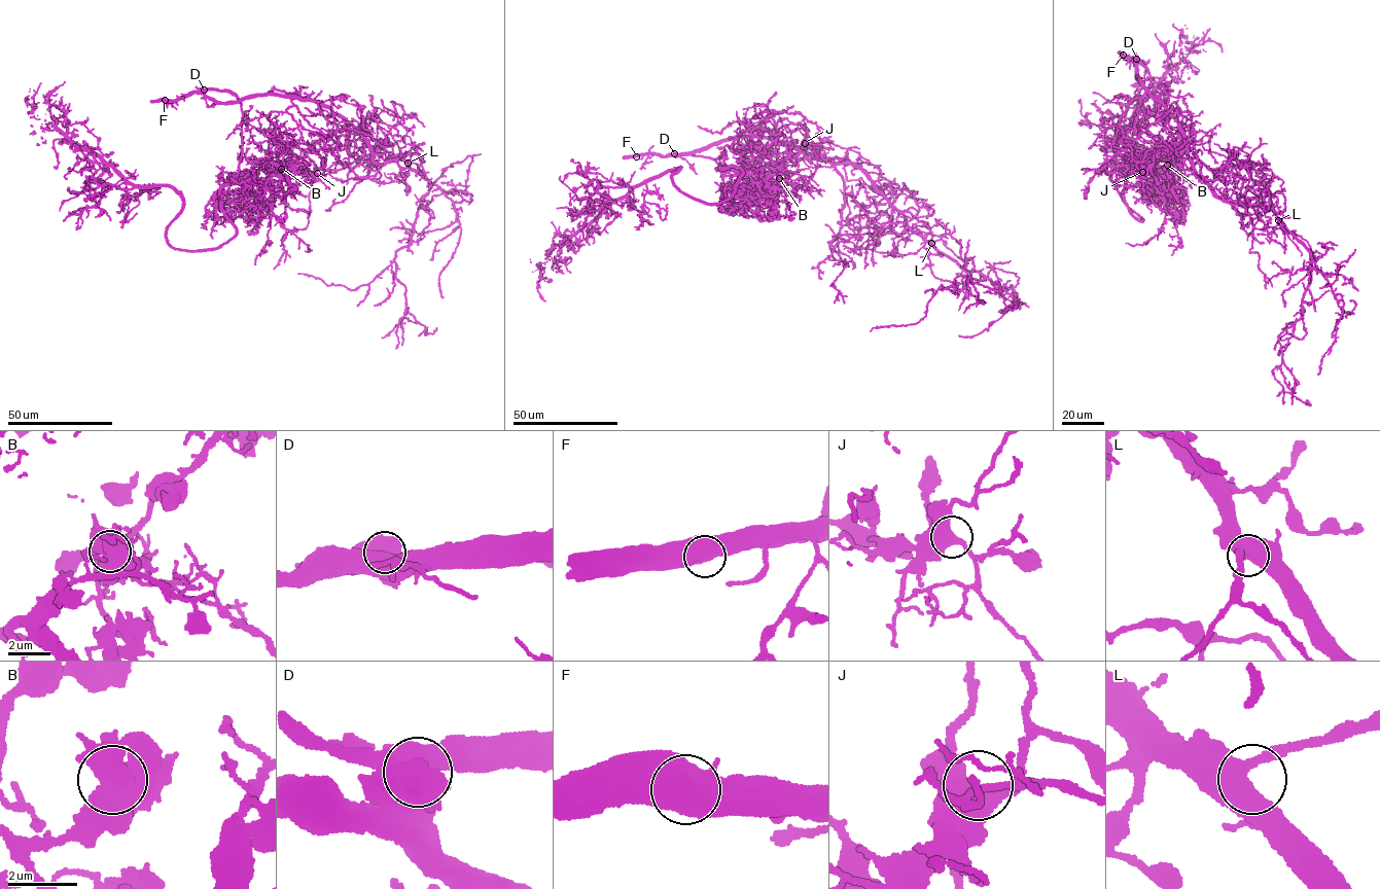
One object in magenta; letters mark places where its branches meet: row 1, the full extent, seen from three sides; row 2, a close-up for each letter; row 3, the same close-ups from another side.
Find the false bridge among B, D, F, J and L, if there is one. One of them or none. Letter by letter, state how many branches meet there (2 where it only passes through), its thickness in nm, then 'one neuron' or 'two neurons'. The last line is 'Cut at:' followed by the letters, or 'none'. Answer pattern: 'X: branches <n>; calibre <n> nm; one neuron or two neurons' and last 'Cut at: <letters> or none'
B: branches 3; calibre 600 nm; one neuron
D: branches 3; calibre 650 nm; two neurons
F: branches 3; calibre 550 nm; one neuron
J: branches 3; calibre 550 nm; one neuron
L: branches 3; calibre 550 nm; one neuron
Cut at: D

